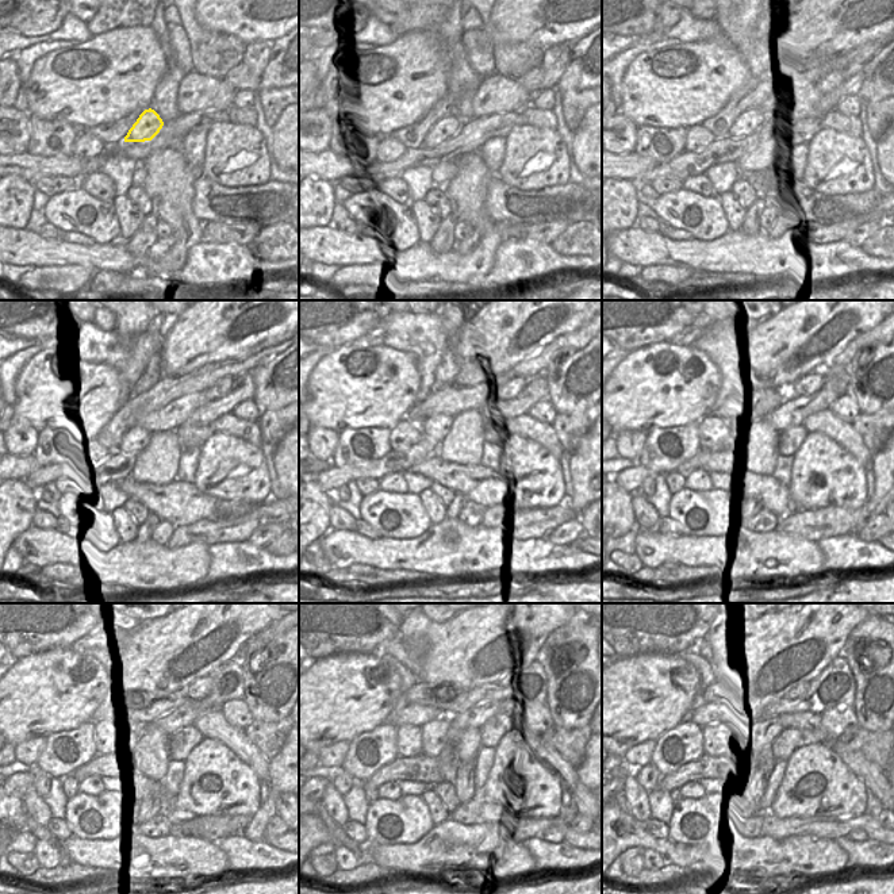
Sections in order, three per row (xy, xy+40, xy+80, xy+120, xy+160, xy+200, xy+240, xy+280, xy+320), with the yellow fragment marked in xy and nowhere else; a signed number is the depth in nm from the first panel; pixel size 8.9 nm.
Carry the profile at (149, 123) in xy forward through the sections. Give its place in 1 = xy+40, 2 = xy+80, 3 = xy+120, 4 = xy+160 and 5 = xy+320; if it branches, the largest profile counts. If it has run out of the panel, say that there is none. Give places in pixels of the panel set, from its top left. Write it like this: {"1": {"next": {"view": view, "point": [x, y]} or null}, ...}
{"1": {"next": {"view": "xy+40", "point": [446, 127]}}, "2": {"next": {"view": "xy+80", "point": [749, 123]}}, "3": {"next": {"view": "xy+120", "point": [134, 438]}}, "4": {"next": {"view": "xy+160", "point": [436, 428]}}, "5": {"next": {"view": "xy+320", "point": [735, 733]}}}

